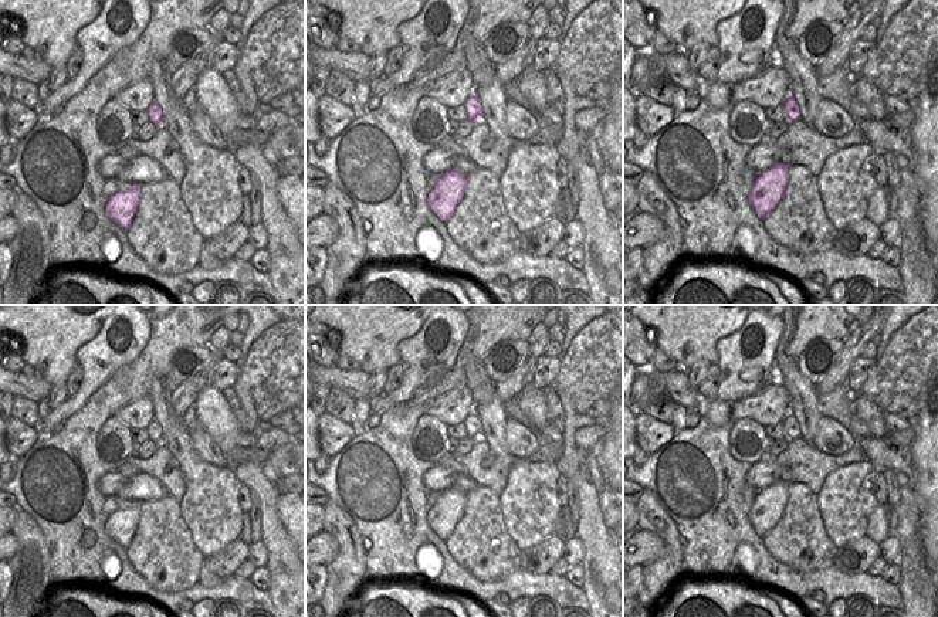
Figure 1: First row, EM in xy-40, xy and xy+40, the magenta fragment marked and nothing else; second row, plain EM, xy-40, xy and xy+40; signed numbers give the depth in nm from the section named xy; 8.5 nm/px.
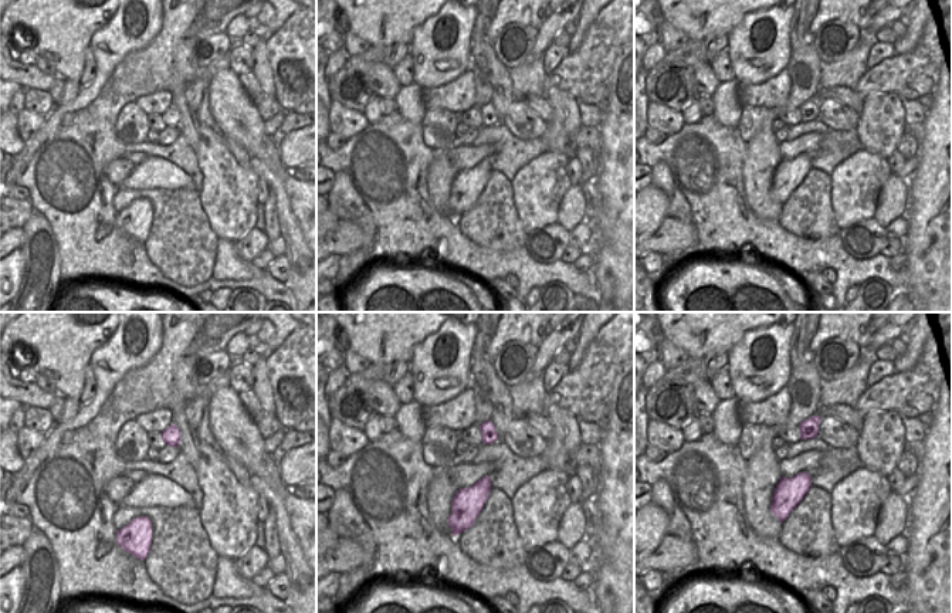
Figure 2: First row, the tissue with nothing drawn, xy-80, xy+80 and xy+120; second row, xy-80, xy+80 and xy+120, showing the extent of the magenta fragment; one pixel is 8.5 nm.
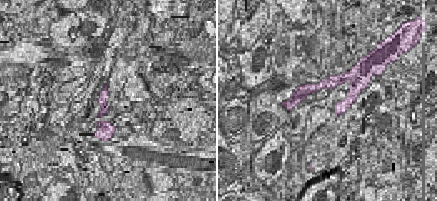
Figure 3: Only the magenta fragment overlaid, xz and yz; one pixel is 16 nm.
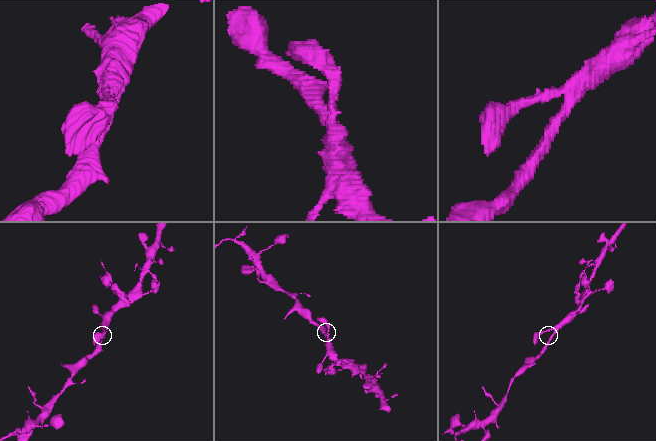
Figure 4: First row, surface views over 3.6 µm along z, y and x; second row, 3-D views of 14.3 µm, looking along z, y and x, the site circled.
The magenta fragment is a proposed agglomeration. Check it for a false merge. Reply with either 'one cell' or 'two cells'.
one cell

